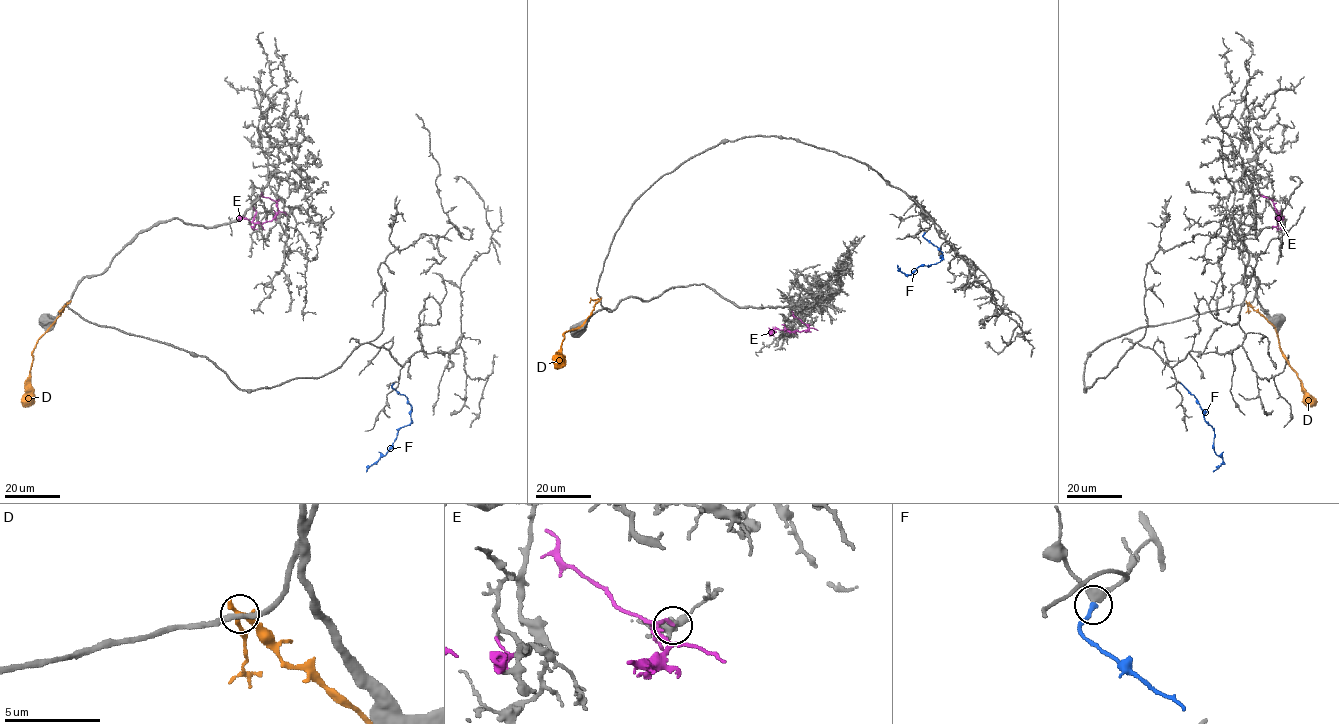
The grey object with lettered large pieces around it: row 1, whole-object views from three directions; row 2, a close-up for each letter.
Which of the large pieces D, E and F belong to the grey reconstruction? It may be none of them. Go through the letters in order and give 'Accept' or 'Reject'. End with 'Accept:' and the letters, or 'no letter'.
D: Reject
E: Reject
F: Accept
Accept: F

